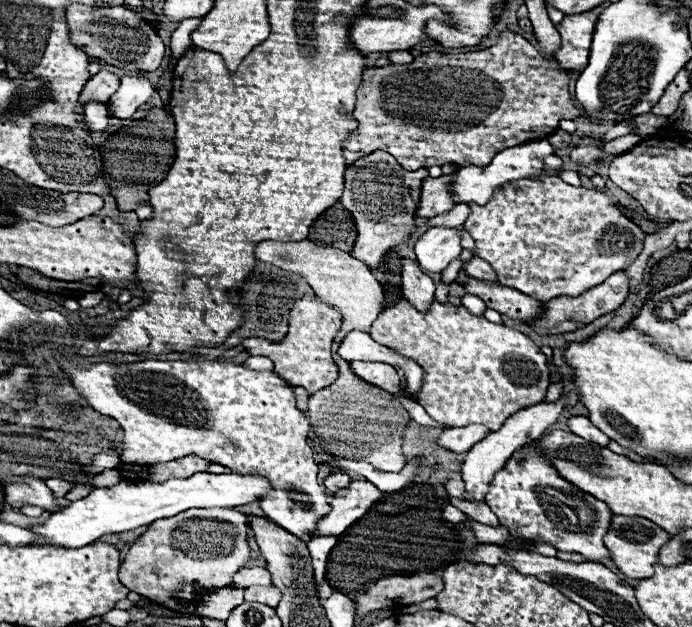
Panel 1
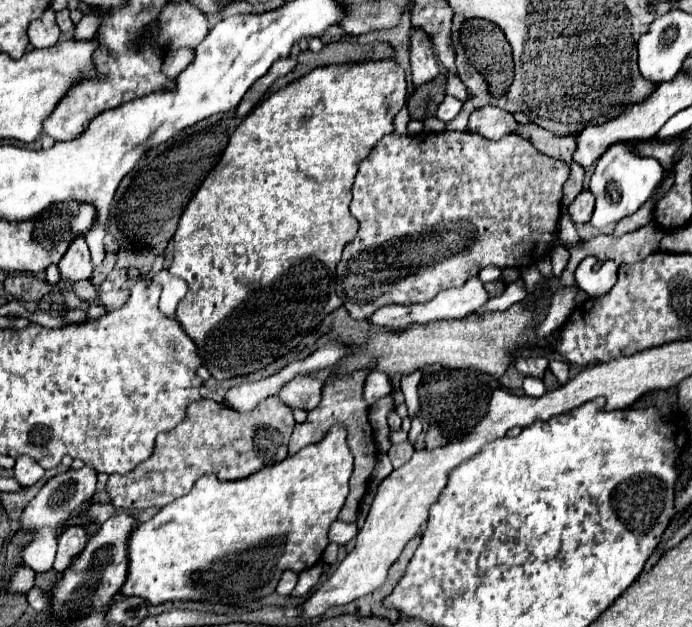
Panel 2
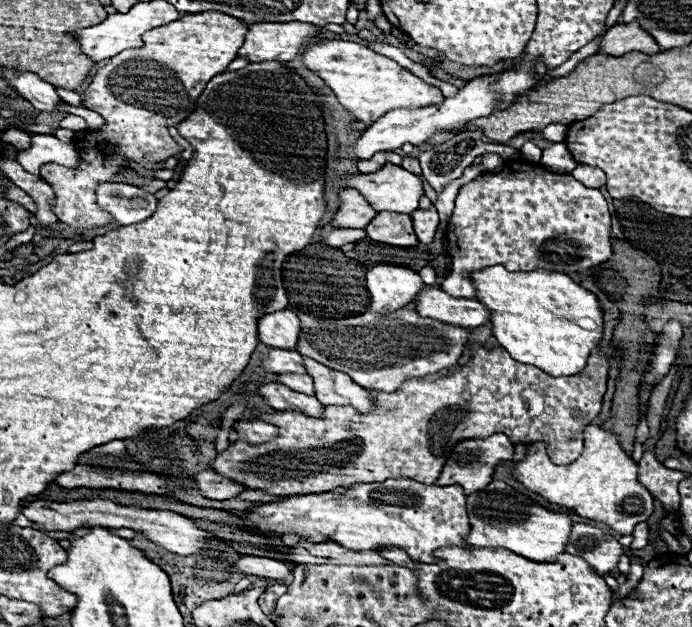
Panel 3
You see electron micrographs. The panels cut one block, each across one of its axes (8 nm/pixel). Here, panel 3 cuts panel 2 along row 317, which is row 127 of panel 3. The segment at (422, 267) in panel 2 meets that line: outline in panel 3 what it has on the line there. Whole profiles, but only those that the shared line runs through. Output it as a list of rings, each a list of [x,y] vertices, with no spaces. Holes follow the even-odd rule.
[[[320,40],[306,48],[304,66],[316,72],[336,94],[338,102],[352,114],[352,130],[366,132],[380,116],[396,108],[424,108],[444,102],[438,86],[426,84],[410,70],[396,64],[392,58],[376,54],[368,46],[346,40]]]

